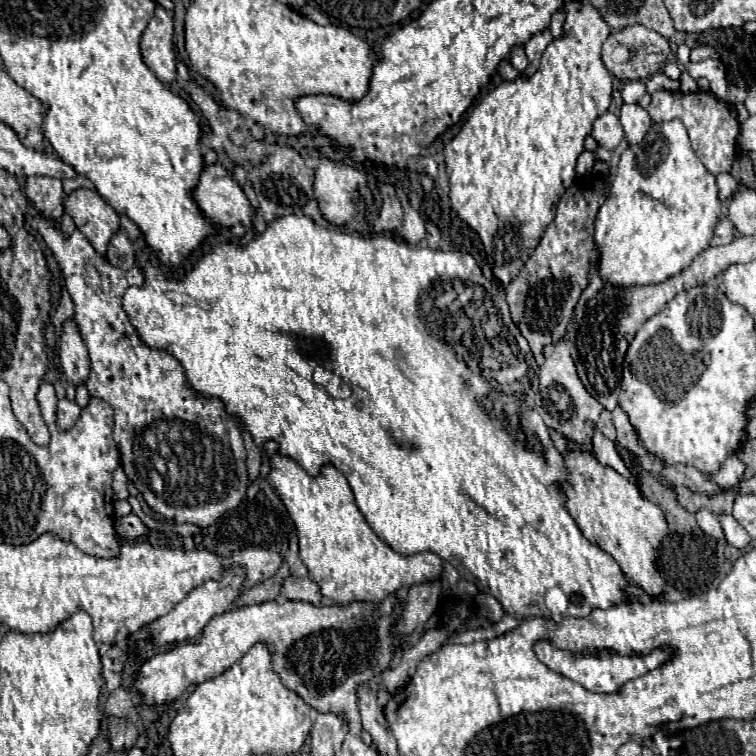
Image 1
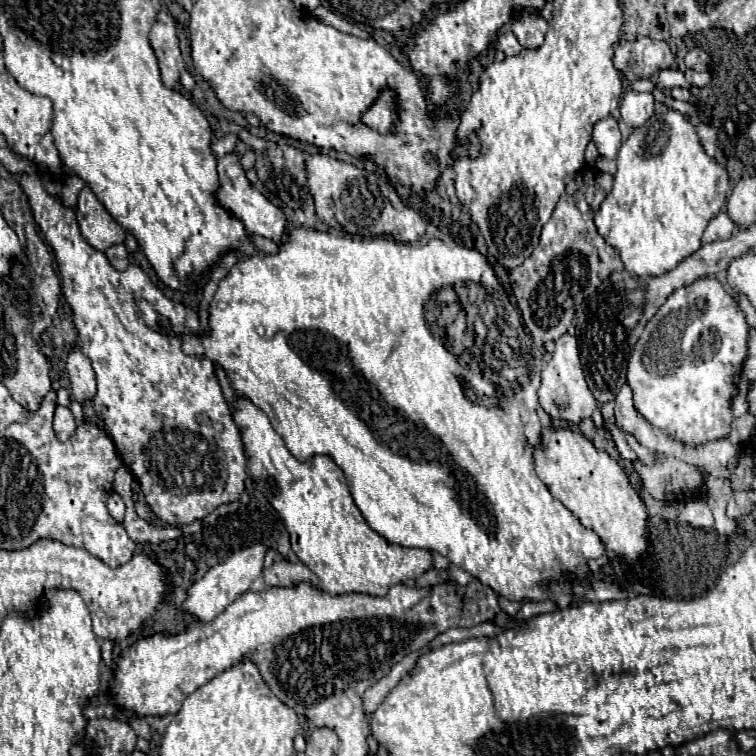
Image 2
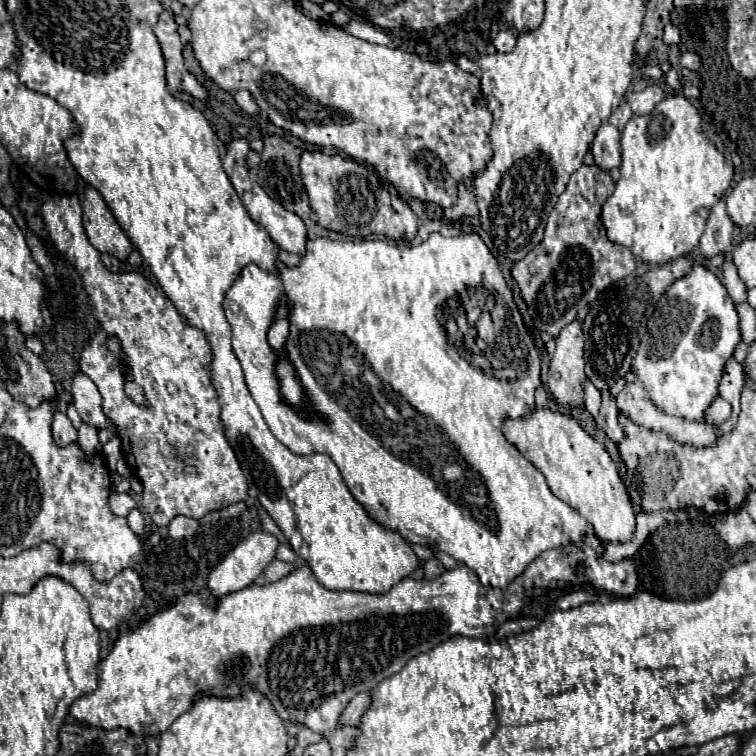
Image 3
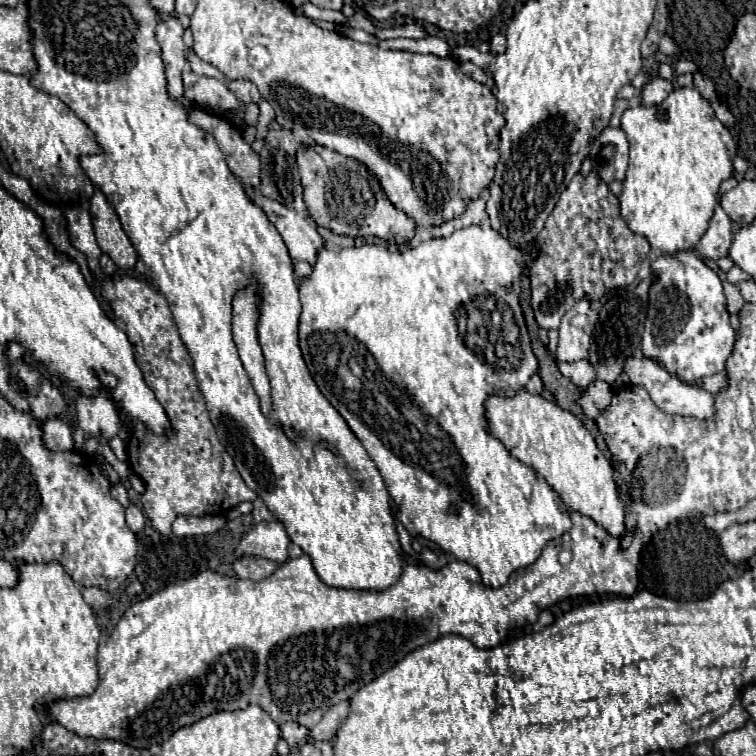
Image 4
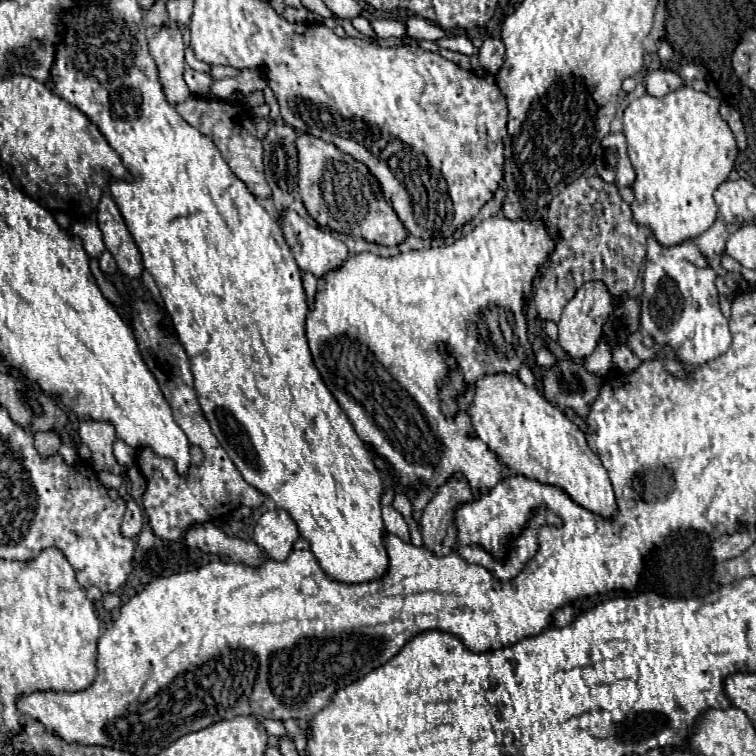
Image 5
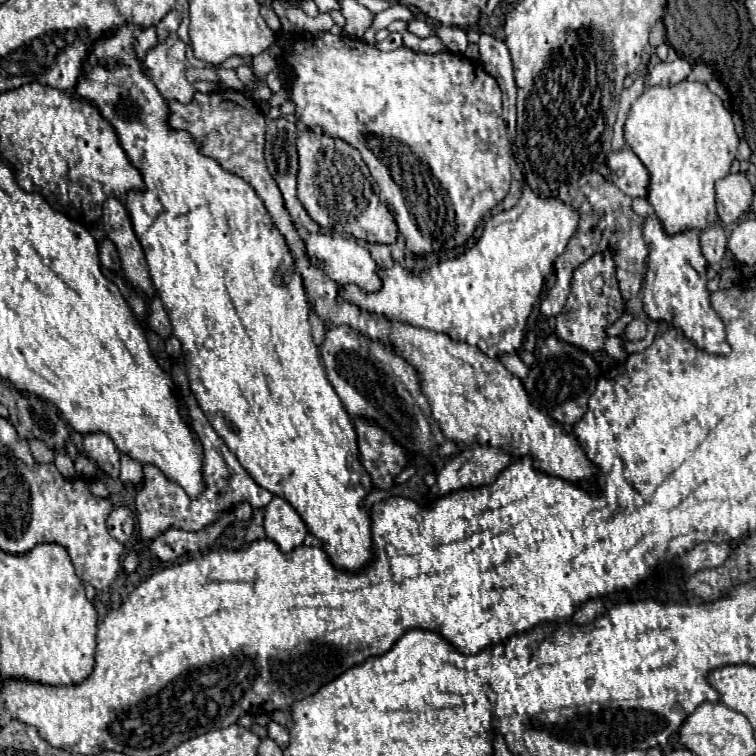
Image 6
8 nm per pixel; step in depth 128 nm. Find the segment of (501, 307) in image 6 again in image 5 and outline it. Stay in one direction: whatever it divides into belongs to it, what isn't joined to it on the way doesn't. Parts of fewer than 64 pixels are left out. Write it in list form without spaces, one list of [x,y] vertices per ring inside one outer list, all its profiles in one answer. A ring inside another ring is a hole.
[[[494,216],[484,220],[468,236],[456,240],[454,244],[416,252],[412,250],[392,258],[362,252],[350,256],[340,270],[328,272],[328,276],[324,276],[316,294],[316,304],[308,312],[306,320],[306,338],[314,364],[328,390],[348,414],[356,434],[364,442],[370,442],[374,450],[390,462],[398,482],[404,486],[416,486],[424,482],[436,490],[436,486],[444,484],[452,472],[464,472],[476,492],[486,492],[502,480],[500,458],[482,440],[470,438],[472,426],[466,410],[472,402],[472,386],[484,372],[516,374],[518,366],[526,360],[524,346],[528,340],[524,306],[532,296],[532,284],[540,266],[554,252],[554,248],[556,232],[542,218],[514,222],[504,216]],[[486,306],[514,308],[514,312],[506,312],[506,328],[502,332],[478,328],[478,314]],[[436,342],[444,342],[448,352],[454,352],[458,368],[470,384],[466,394],[458,400],[460,414],[450,420],[440,412],[438,388],[448,372],[448,366]]]

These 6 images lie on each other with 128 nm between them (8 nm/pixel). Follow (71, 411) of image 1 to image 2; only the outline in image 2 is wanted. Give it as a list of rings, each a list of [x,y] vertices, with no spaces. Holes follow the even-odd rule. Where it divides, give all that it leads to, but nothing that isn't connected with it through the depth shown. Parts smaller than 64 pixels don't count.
[[[56,406],[56,414],[54,414],[54,432],[56,432],[58,440],[62,440],[62,442],[66,442],[66,440],[76,432],[76,422],[74,422],[74,416],[72,416],[70,408]]]

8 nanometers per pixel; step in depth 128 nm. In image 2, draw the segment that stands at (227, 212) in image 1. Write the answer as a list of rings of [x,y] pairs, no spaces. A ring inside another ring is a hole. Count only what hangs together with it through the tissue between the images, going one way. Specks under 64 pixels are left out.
[[[230,152],[218,160],[218,176],[220,176],[220,190],[216,192],[216,198],[224,208],[228,208],[236,218],[240,218],[248,232],[260,234],[264,238],[270,238],[274,242],[282,242],[286,238],[286,226],[288,220],[280,208],[276,208],[270,200],[266,200],[264,194],[260,194],[246,178],[244,168],[240,164],[240,156]]]

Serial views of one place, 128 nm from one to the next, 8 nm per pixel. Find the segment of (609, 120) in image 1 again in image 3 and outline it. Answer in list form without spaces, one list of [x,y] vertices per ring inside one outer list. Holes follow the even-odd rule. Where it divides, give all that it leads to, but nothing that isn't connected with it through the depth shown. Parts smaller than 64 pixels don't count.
[[[604,122],[600,126],[600,130],[596,132],[594,144],[592,144],[592,154],[594,154],[594,162],[598,168],[602,168],[604,172],[618,168],[622,162],[622,146],[620,146],[620,130],[608,122]]]

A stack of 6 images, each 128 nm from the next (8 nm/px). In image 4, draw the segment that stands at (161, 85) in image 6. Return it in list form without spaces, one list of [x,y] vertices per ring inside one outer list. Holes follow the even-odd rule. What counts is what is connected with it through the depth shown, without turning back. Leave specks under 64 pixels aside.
[[[162,16],[156,26],[156,42],[162,50],[164,72],[168,80],[168,94],[174,100],[182,98],[182,68],[186,64],[184,58],[184,42],[182,42],[184,28],[176,16]]]

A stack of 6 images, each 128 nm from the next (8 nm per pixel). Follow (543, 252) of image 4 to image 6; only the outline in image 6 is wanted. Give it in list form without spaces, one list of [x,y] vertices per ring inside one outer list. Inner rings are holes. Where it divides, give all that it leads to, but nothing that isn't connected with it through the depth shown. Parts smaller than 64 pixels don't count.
[[[590,172],[574,184],[560,186],[558,198],[572,204],[580,212],[580,224],[578,224],[578,232],[570,240],[566,252],[554,264],[556,266],[556,282],[554,282],[552,290],[548,292],[548,296],[540,304],[542,314],[546,314],[546,316],[558,316],[560,314],[560,308],[564,306],[564,300],[568,298],[568,288],[570,288],[574,268],[580,266],[584,260],[588,260],[592,254],[604,252],[606,248],[612,248],[616,252],[614,260],[616,260],[620,292],[624,296],[624,300],[630,300],[630,296],[632,298],[638,296],[640,288],[642,288],[642,278],[646,272],[648,244],[642,238],[644,218],[632,210],[632,206],[630,206],[632,198],[626,196],[624,192],[620,192],[620,188],[616,188],[610,180],[606,180],[598,172]]]

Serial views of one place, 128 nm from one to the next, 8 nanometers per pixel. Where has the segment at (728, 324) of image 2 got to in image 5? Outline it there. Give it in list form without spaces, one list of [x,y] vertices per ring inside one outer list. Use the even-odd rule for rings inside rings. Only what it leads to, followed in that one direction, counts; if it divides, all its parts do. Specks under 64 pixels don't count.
[[[654,236],[648,238],[640,324],[658,346],[670,344],[686,366],[700,366],[722,356],[732,342],[728,320],[718,306],[714,278],[716,272],[708,266],[694,240],[684,240],[668,248],[658,244]]]

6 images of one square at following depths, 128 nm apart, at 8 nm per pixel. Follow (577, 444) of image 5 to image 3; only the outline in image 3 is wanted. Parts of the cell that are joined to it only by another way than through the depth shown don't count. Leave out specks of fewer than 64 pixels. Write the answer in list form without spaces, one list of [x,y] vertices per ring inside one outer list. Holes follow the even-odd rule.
[[[532,408],[530,414],[522,416],[522,418],[506,418],[502,422],[502,432],[506,436],[506,440],[510,444],[514,444],[518,448],[518,452],[528,458],[546,478],[548,488],[552,490],[554,496],[558,496],[562,502],[570,504],[576,512],[580,512],[582,518],[586,518],[592,526],[596,536],[602,542],[628,542],[634,536],[634,526],[636,526],[636,508],[632,506],[622,478],[618,474],[616,464],[612,462],[610,454],[606,452],[606,448],[596,442],[582,426],[578,420],[574,420],[568,414],[562,412],[552,412],[550,408]]]

